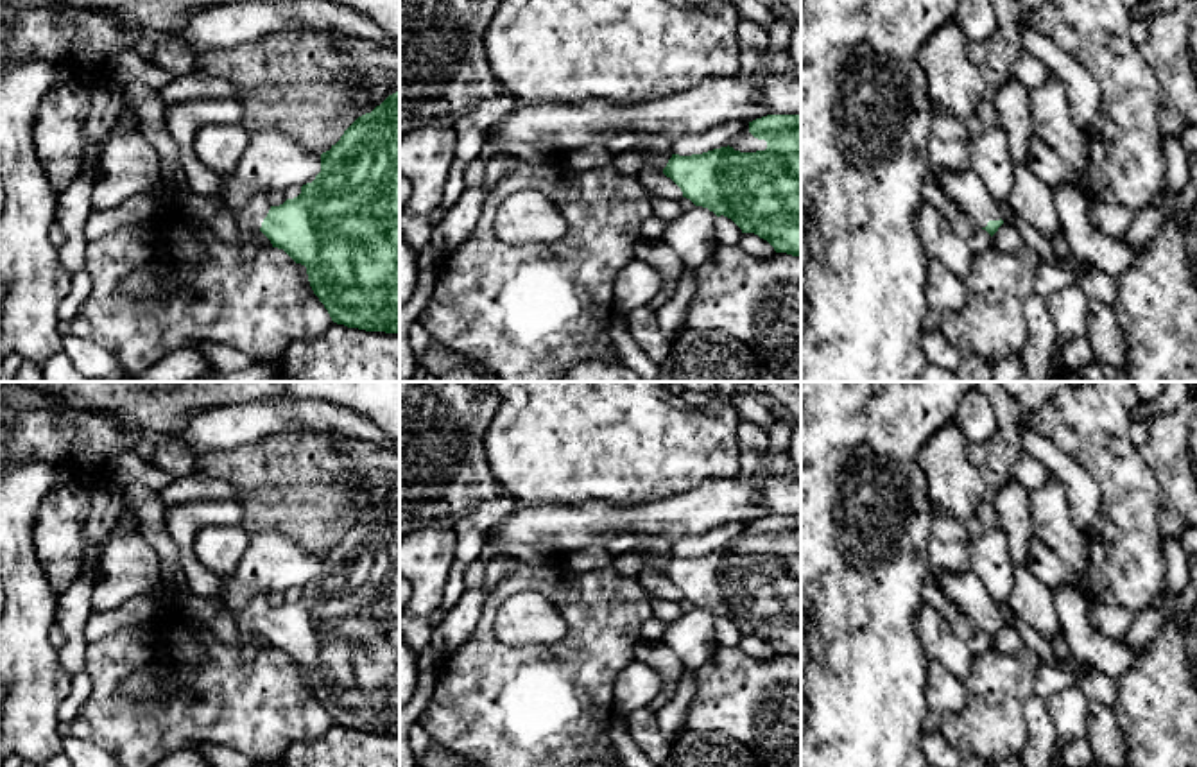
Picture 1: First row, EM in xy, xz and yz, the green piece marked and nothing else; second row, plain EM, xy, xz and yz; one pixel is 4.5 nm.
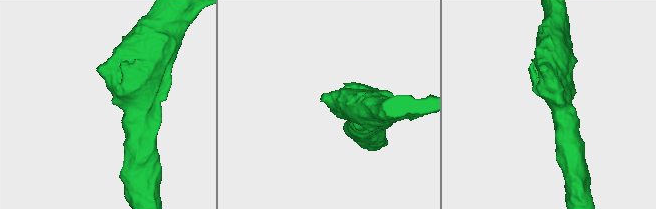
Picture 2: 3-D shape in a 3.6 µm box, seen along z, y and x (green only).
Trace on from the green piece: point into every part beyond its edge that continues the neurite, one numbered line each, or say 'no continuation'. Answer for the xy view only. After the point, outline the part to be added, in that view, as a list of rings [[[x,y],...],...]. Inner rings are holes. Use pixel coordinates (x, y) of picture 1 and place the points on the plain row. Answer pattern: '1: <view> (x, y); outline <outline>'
1: xy (249, 619); outline [[[256,593],[238,613],[235,613],[242,634],[254,634],[262,629],[262,624],[271,611],[267,597],[269,595],[265,593]]]

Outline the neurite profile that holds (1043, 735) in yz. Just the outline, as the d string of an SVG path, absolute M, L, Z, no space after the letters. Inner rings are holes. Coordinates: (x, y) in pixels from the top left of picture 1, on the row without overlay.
M1030 695L1025 704L1029 742L1020 754L1021 767L1052 767L1052 751L1059 733L1050 717L1046 699Z

